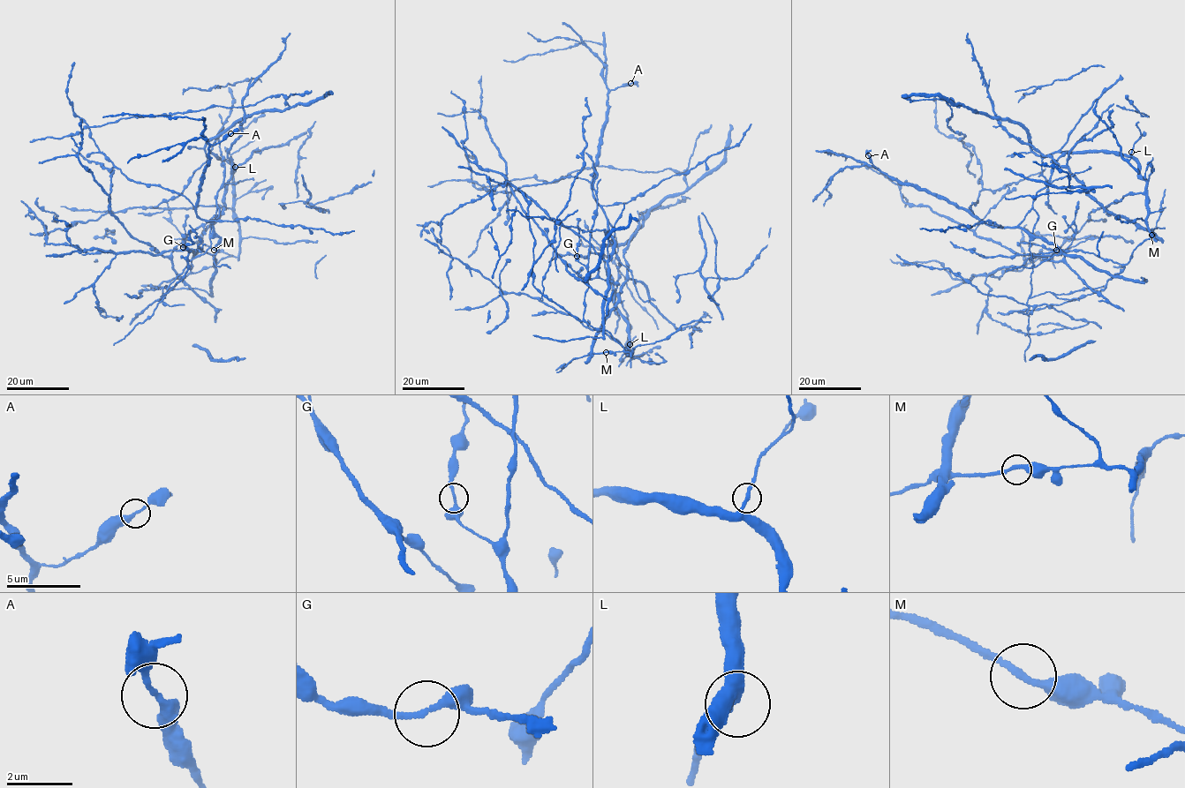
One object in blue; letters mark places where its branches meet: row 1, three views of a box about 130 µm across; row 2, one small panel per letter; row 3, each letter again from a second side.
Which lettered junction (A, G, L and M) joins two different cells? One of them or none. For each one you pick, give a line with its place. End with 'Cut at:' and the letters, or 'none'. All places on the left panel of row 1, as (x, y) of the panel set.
Cut at: none

